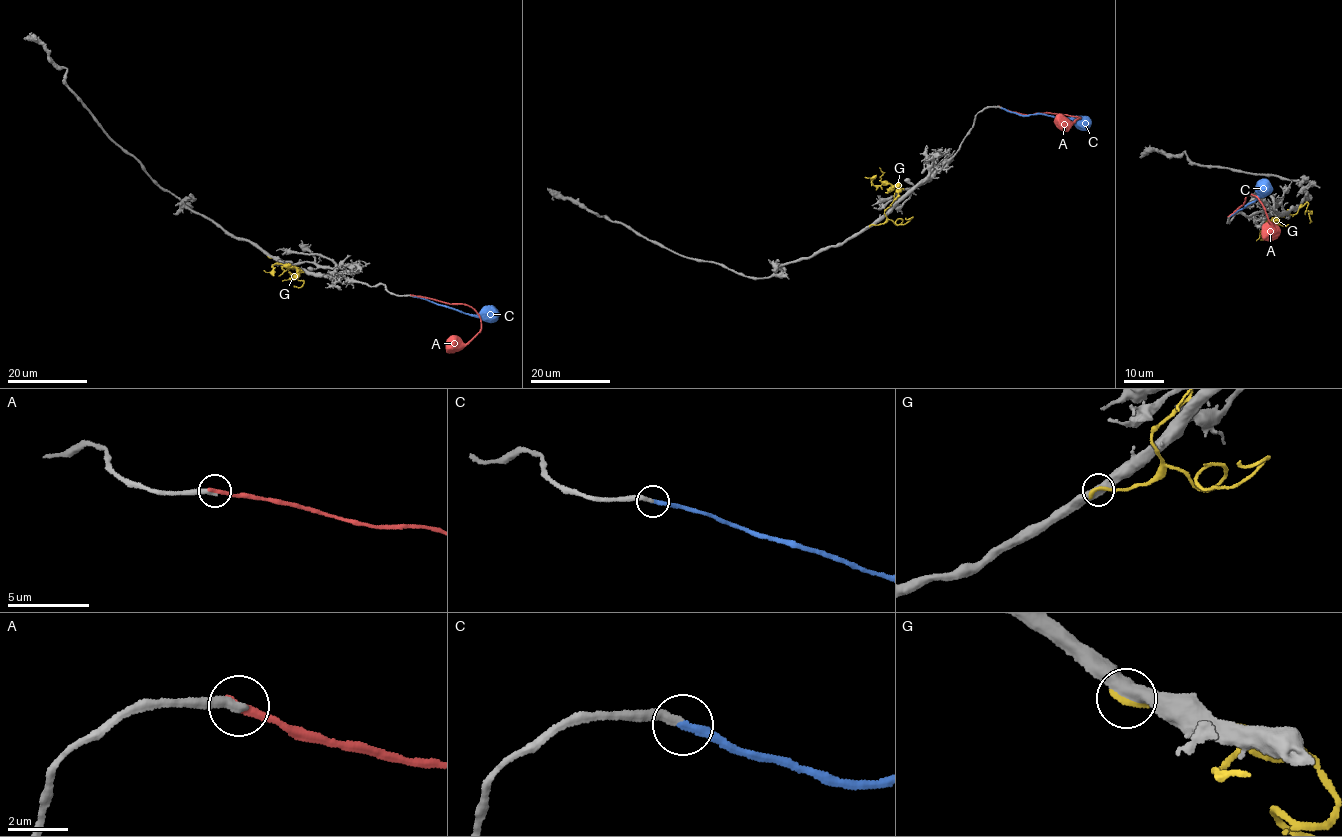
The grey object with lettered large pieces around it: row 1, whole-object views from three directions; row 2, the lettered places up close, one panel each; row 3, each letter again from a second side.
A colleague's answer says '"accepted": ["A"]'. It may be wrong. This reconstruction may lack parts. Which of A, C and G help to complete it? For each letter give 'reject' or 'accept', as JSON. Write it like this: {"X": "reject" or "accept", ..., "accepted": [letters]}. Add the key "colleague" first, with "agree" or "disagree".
{"colleague": "disagree", "A": "reject", "C": "accept", "G": "reject", "accepted": ["C"]}

